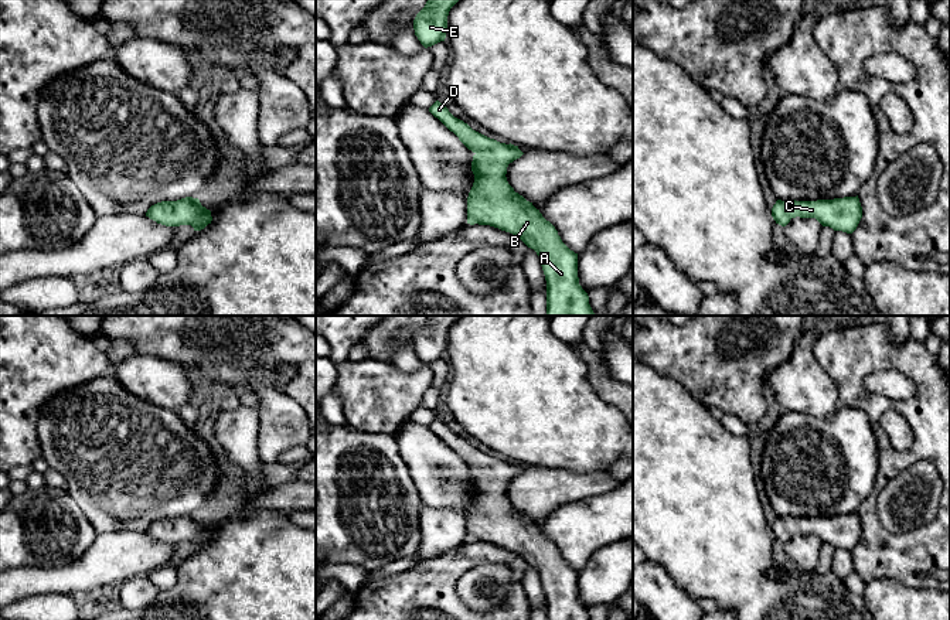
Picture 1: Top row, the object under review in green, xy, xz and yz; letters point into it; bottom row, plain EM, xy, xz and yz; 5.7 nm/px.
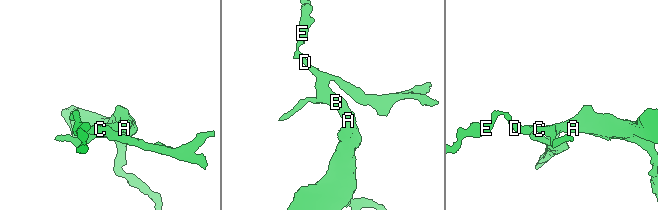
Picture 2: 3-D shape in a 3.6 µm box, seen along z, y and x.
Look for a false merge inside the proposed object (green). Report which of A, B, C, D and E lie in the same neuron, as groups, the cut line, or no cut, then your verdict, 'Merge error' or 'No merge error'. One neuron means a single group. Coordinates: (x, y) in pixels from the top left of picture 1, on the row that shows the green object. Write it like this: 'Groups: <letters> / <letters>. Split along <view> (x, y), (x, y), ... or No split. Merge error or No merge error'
Groups: A B C D E. No split. No merge error

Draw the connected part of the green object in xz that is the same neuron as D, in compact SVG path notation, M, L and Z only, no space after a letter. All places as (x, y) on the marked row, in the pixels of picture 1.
M439 101L429 108L429 112L474 153L471 161L474 183L467 197L467 224L490 225L510 232L537 252L546 280L545 316L595 316L589 296L579 285L578 253L562 242L555 226L542 217L539 209L515 193L507 181L508 164L524 154L518 146L500 143L473 130L467 123L454 117Z

